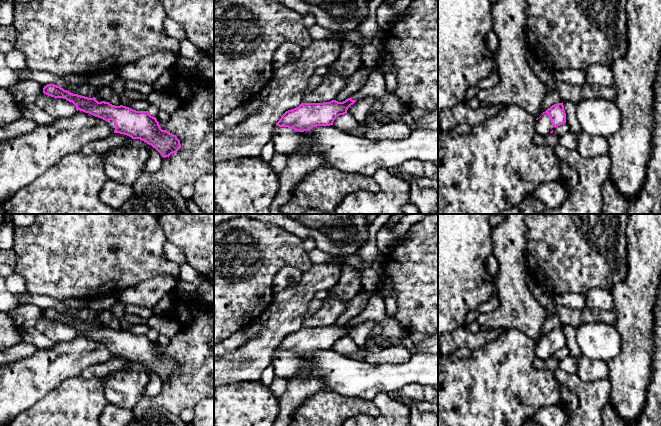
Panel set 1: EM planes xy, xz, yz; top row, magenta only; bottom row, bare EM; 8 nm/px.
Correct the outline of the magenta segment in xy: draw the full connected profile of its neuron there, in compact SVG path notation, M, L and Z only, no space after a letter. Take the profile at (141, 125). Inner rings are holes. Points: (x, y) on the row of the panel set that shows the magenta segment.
M55 84L44 86L43 93L54 98L66 99L76 106L77 111L80 110L105 120L114 133L146 142L163 158L169 157L181 148L177 136L167 130L162 130L156 117L151 116L148 111L136 111L105 101L98 102L95 97L88 98L73 94Z

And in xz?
M348 98L343 102L332 100L323 103L301 103L298 107L286 111L276 126L292 128L299 132L317 126L330 126L338 116L347 114L348 108L355 102L356 100Z

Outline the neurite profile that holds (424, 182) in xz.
M425 176L418 178L417 184L422 188L432 188L438 191L438 181L429 179Z

